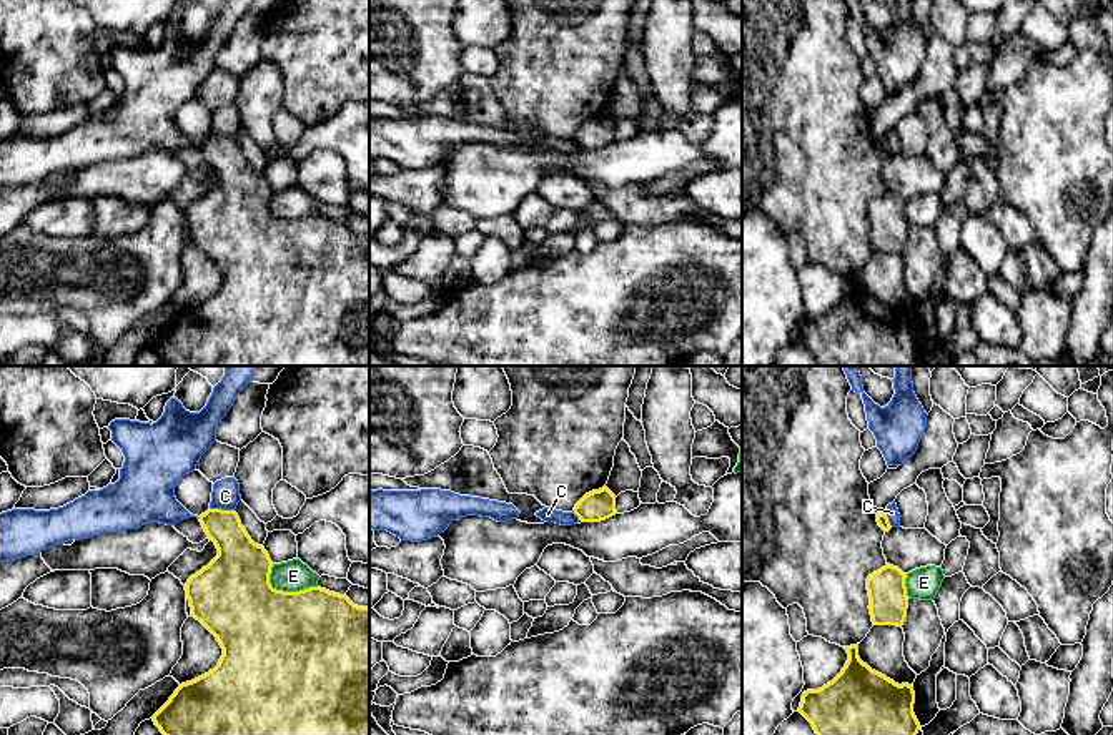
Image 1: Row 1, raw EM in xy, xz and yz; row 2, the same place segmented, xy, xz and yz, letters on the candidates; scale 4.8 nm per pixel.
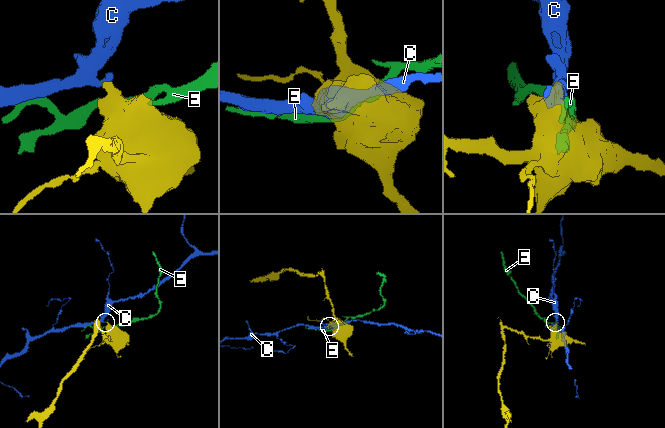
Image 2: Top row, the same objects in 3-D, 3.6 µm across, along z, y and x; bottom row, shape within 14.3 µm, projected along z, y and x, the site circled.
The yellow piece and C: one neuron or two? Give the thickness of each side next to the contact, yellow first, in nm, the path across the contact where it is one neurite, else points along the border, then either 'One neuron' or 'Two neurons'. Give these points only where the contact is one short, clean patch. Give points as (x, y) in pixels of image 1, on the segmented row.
Thickness 220 nm (yellow) against 140 nm. Boundary: xy (210, 508), (233, 511). Two neurons

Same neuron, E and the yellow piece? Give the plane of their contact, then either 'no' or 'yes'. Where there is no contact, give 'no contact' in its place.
xy | no

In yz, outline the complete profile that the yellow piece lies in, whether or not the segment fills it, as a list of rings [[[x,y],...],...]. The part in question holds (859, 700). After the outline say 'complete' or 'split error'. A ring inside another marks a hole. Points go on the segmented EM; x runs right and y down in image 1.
[[[858,644],[843,649],[848,660],[842,672],[822,688],[804,692],[797,712],[812,723],[817,735],[917,735],[922,727],[913,713],[913,685],[898,685],[872,670],[860,660]]]; complete

